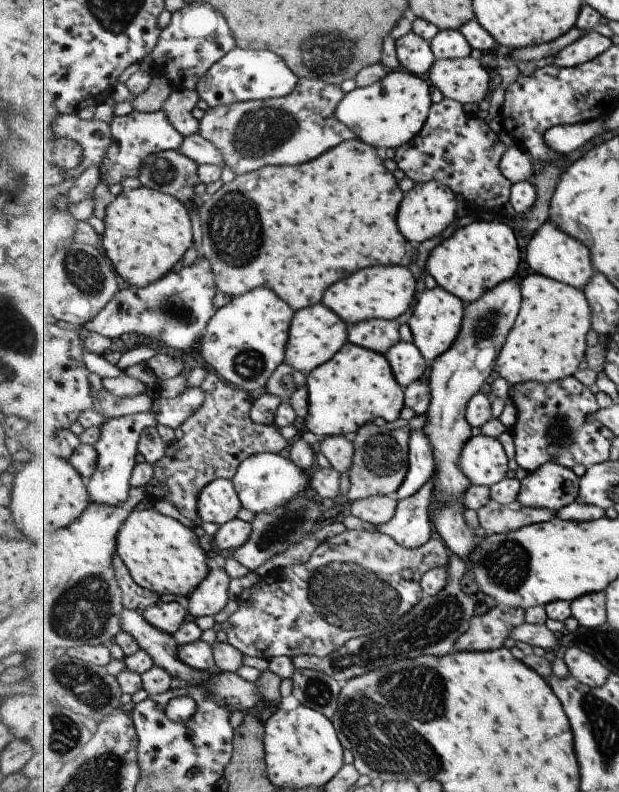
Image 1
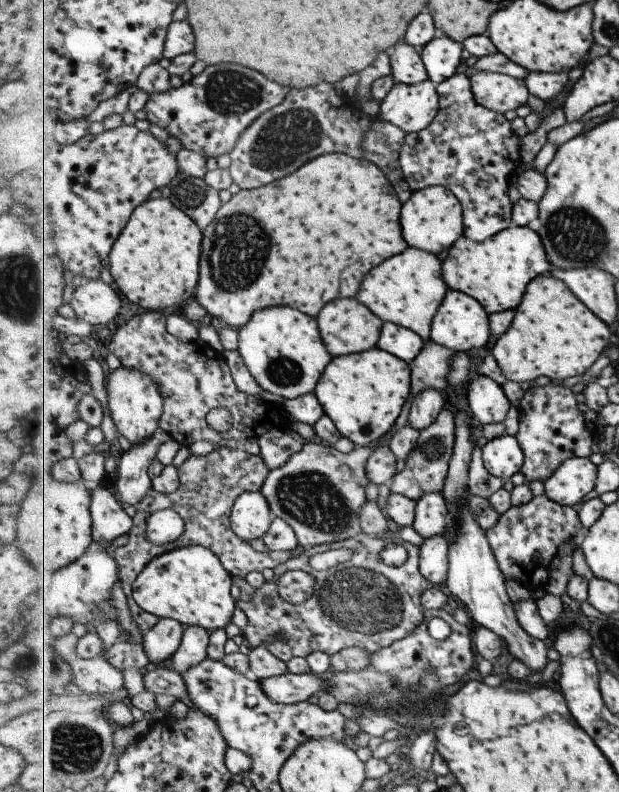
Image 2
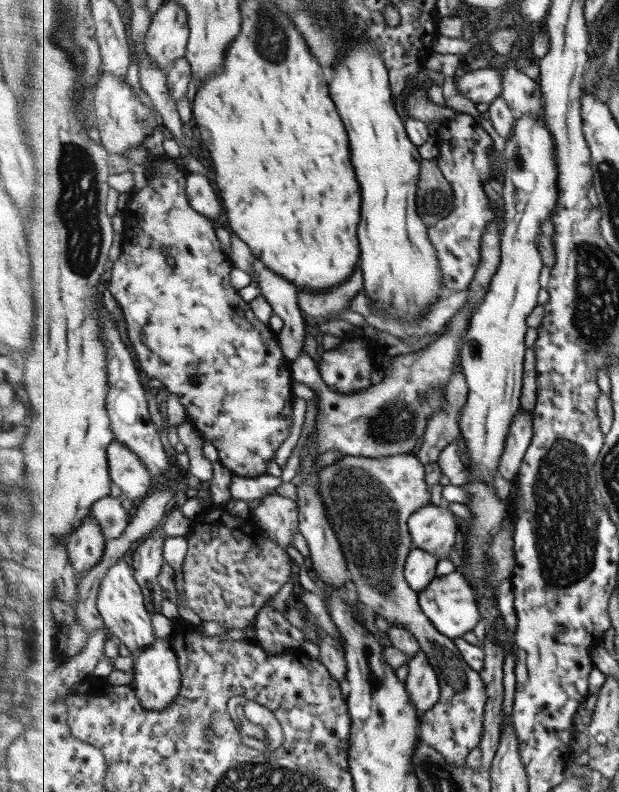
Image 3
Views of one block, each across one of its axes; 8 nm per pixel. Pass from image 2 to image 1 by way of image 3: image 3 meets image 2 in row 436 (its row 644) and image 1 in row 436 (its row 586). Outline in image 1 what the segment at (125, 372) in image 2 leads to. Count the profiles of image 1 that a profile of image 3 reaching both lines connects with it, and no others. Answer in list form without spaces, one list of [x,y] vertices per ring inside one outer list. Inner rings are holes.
[[[153,411],[110,418],[101,427],[99,442],[94,446],[98,452],[98,467],[90,479],[85,479],[88,493],[93,503],[126,508],[132,486],[132,474],[138,465],[135,456],[139,454],[139,444],[142,432],[147,427],[158,427],[160,422]]]

